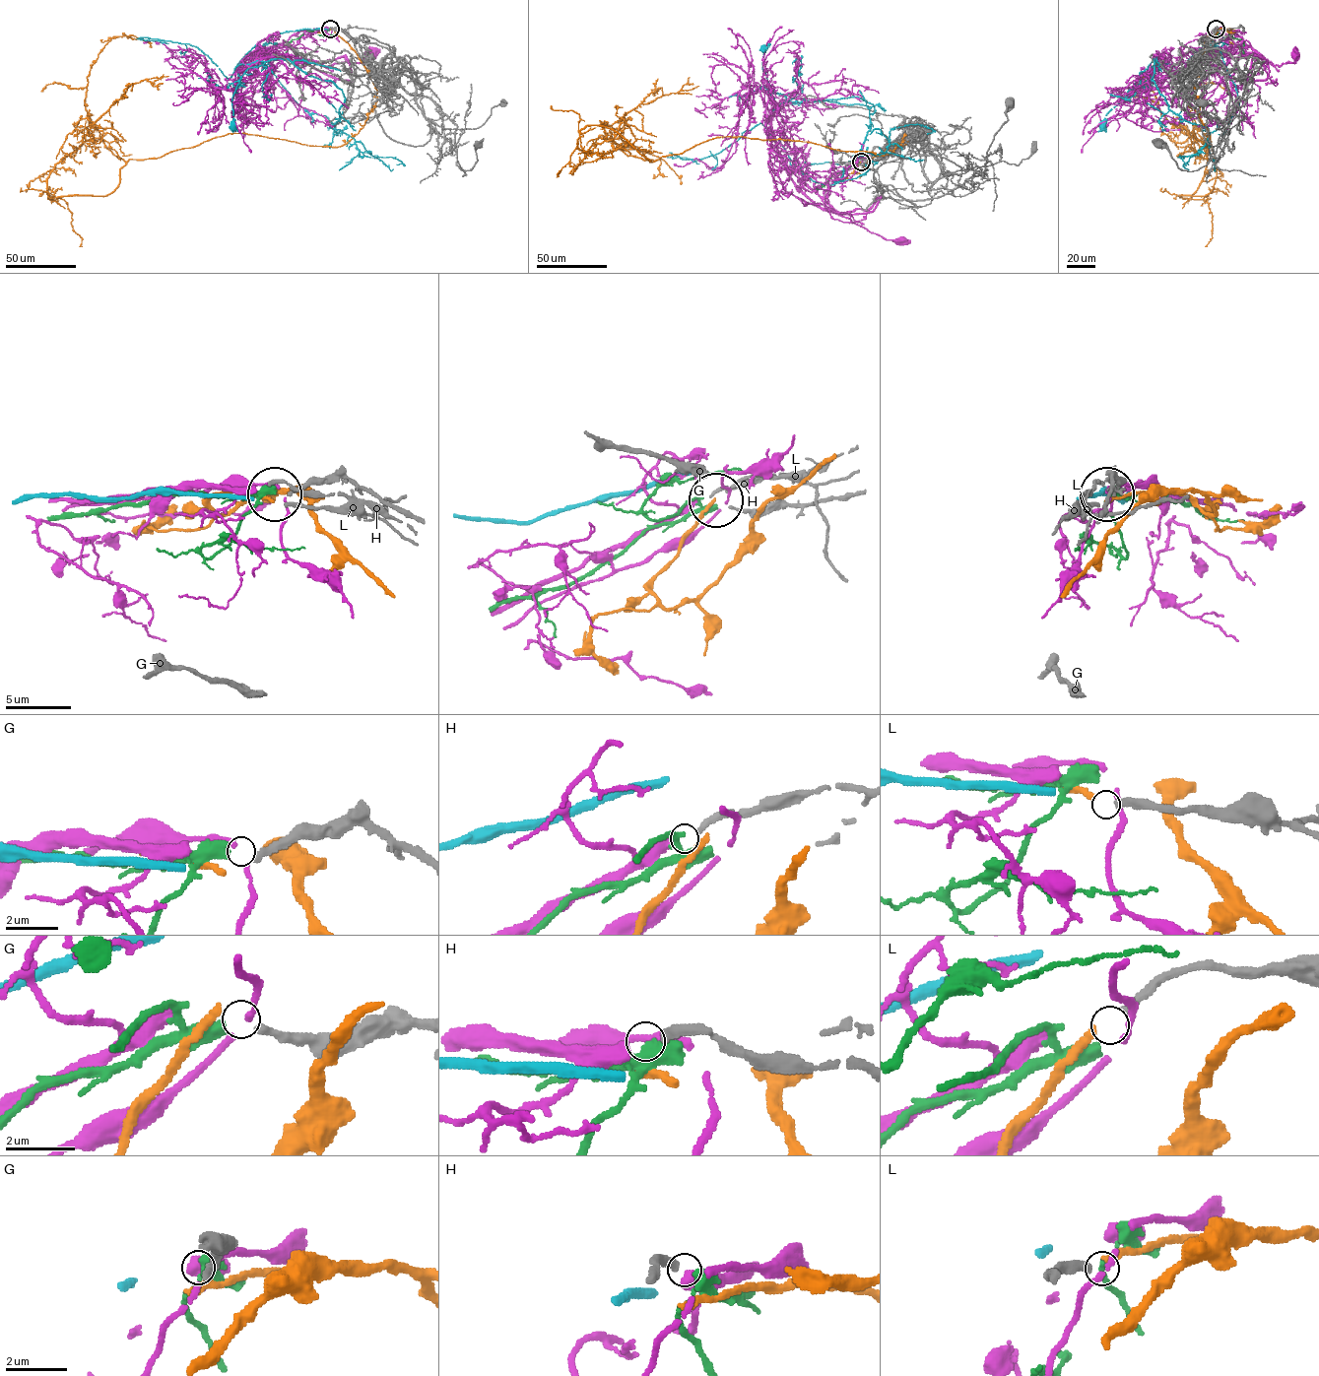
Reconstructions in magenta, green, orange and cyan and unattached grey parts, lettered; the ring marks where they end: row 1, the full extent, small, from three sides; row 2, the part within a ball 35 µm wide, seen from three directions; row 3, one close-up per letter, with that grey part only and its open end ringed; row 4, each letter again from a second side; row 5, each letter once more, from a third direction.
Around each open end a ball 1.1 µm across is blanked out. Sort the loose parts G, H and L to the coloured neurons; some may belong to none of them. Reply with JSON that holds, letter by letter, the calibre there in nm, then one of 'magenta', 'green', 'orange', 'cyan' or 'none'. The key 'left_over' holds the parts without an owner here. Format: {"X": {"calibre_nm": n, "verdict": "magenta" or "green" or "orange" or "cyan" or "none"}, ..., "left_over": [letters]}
{"G": {"calibre_nm": 260, "verdict": "green"}, "H": {"calibre_nm": 280, "verdict": "none"}, "L": {"calibre_nm": 260, "verdict": "orange"}, "left_over": ["H"]}

